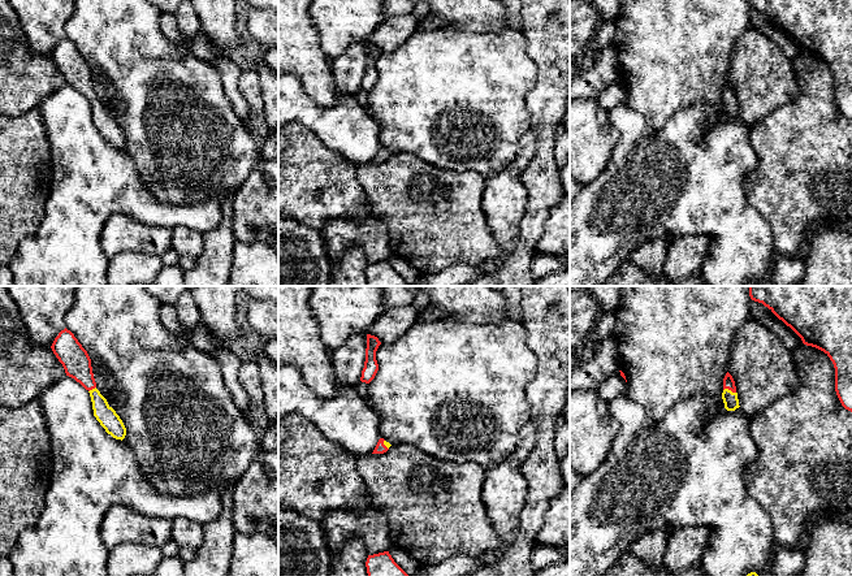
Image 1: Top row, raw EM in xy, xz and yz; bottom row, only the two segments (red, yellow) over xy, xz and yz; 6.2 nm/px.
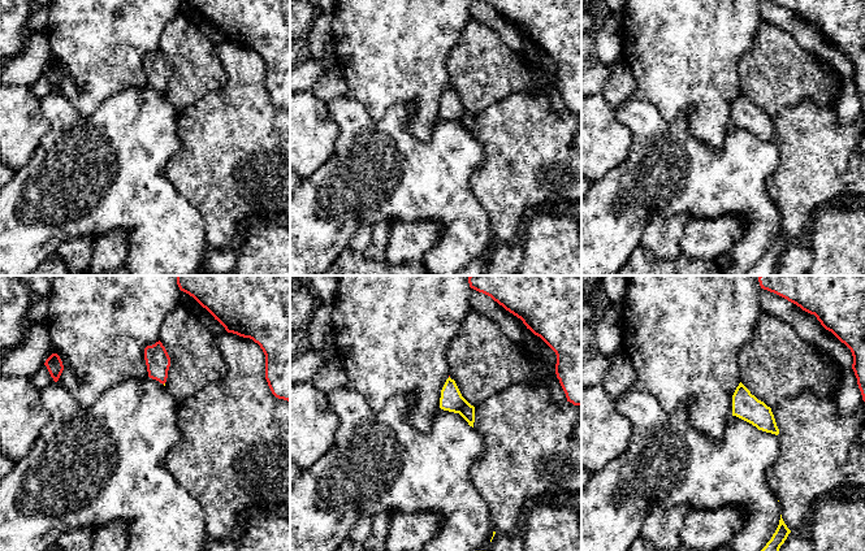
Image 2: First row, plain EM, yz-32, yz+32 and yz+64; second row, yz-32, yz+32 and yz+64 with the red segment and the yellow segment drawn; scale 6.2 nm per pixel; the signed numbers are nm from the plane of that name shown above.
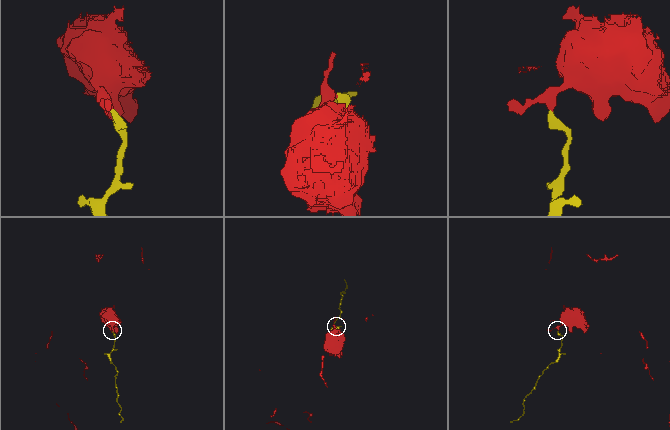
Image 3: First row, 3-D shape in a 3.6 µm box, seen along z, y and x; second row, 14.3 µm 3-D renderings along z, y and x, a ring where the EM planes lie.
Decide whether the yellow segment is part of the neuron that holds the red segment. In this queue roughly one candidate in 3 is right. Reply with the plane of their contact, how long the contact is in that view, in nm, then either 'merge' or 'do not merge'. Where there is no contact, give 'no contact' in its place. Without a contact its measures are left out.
yz | 80 nm | merge

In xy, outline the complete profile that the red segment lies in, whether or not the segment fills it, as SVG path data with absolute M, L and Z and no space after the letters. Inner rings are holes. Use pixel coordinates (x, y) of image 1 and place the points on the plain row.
M65 36L55 47L51 57L62 73L66 85L74 87L90 101L94 125L100 134L113 147L122 150L126 144L126 137L116 120L96 98L91 68L74 43Z

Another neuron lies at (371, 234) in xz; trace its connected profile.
M372 213L360 222L345 217L329 220L321 235L330 261L338 261L351 247L362 248L369 264L392 256L388 226Z

